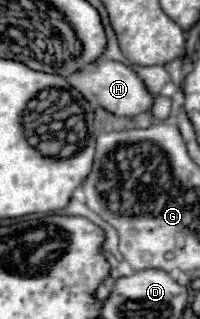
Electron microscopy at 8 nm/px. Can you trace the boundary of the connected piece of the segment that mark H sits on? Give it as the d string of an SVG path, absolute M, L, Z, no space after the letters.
M98 57L92 65L84 65L84 69L78 69L76 73L72 73L72 77L66 77L66 81L74 89L78 89L92 105L100 105L114 115L124 115L124 117L138 115L142 111L148 111L154 101L154 97L148 93L140 77L130 67L118 61L110 61L106 57Z

